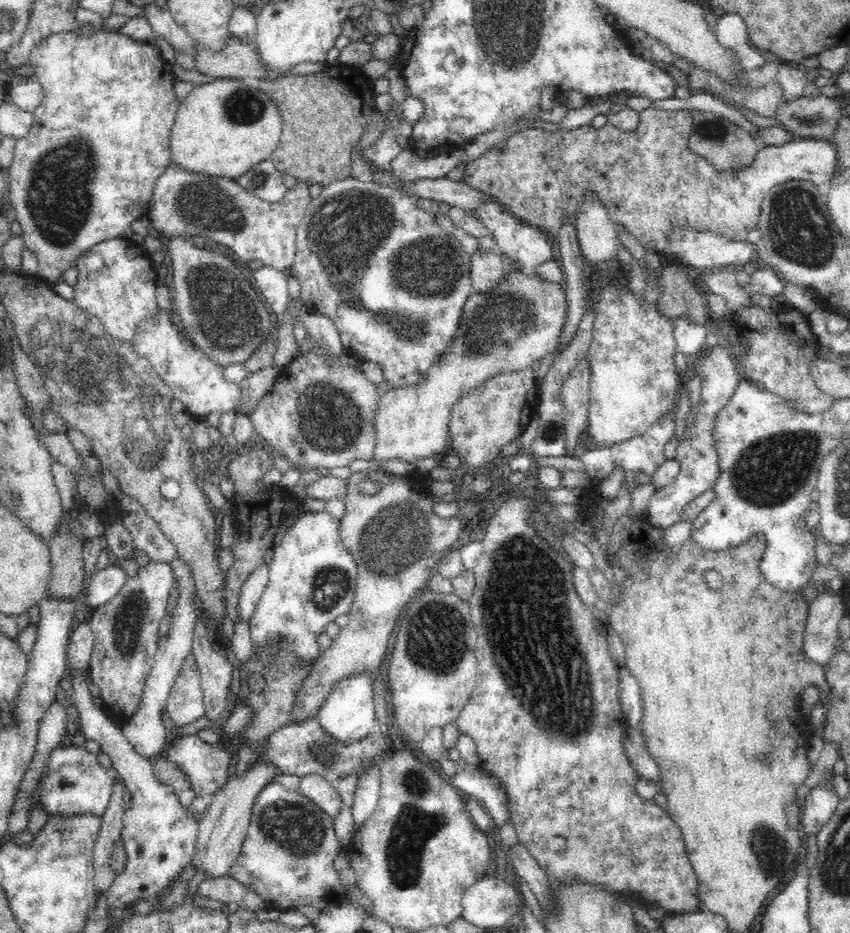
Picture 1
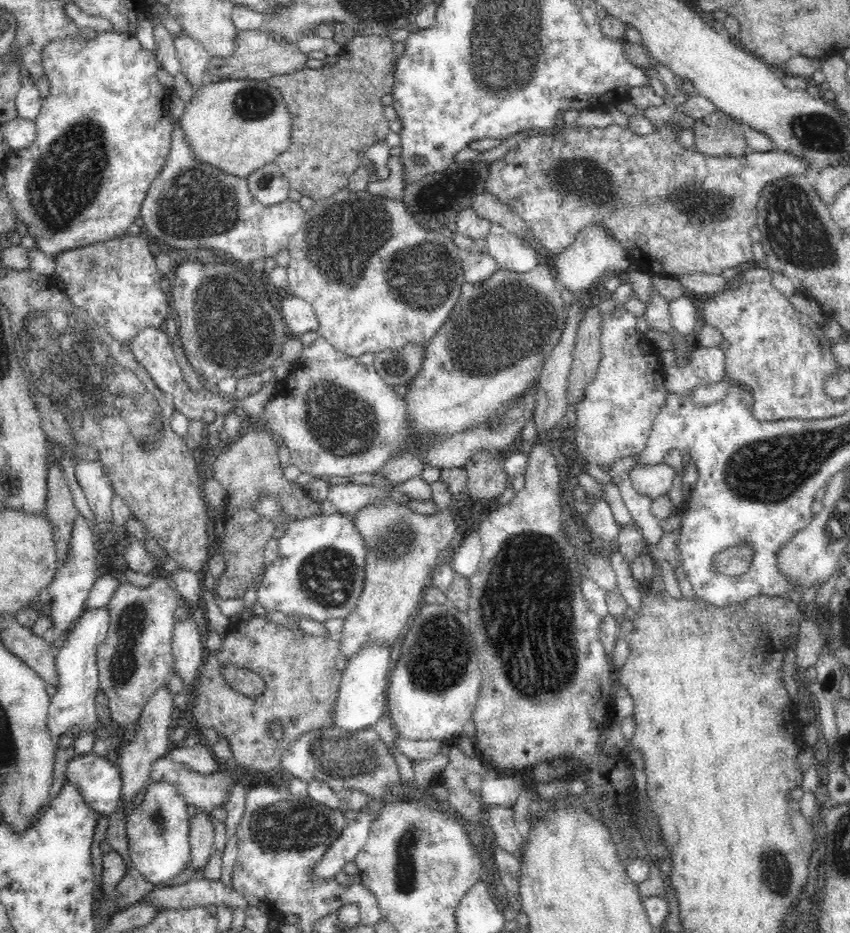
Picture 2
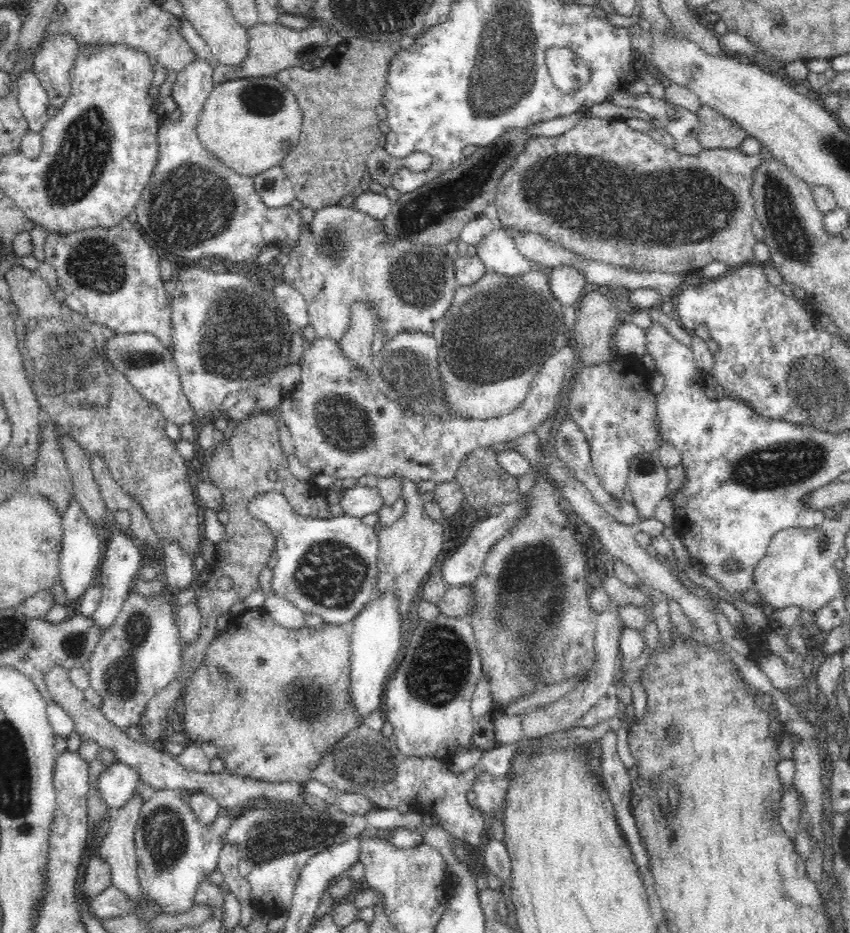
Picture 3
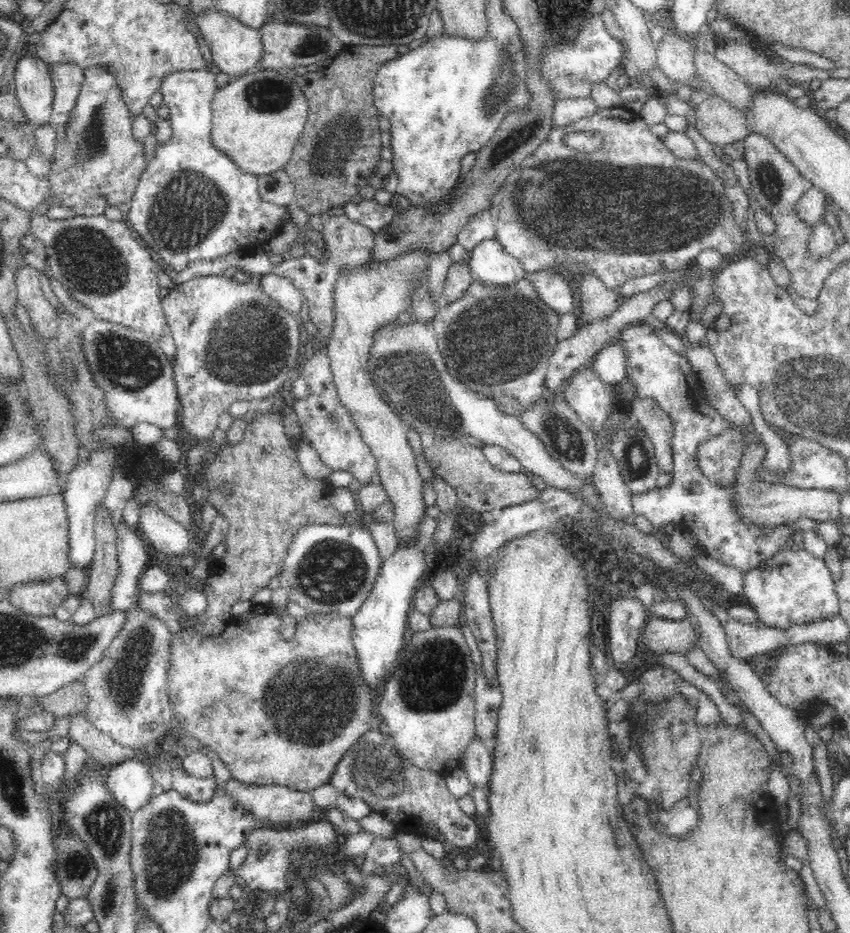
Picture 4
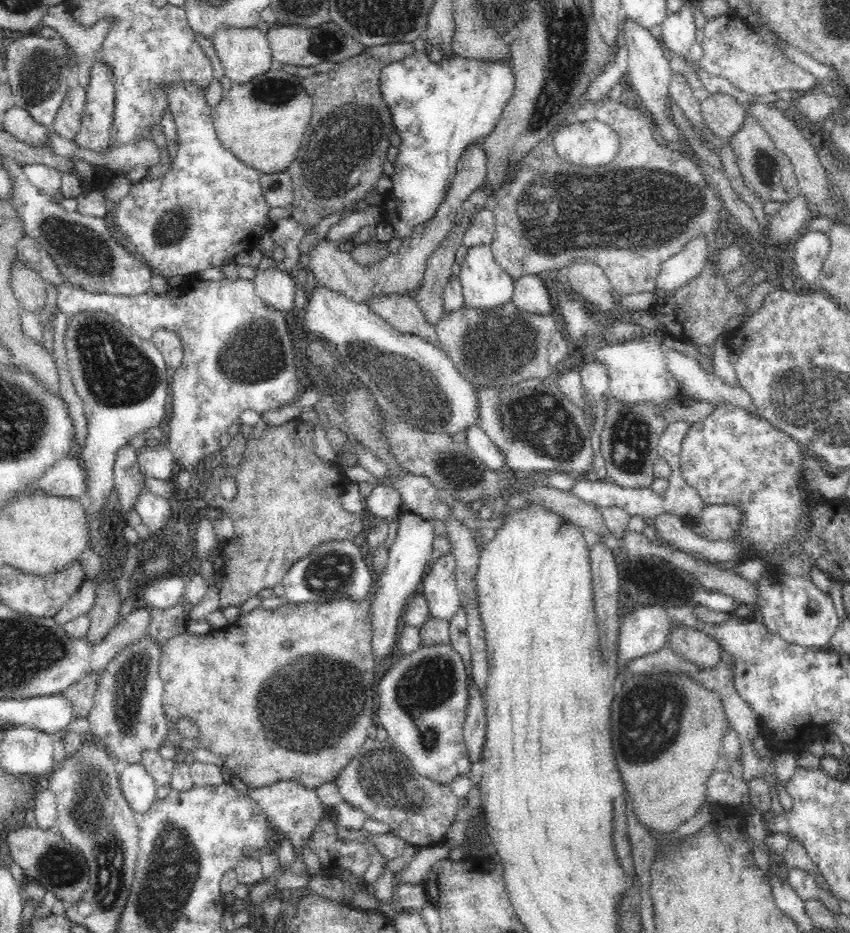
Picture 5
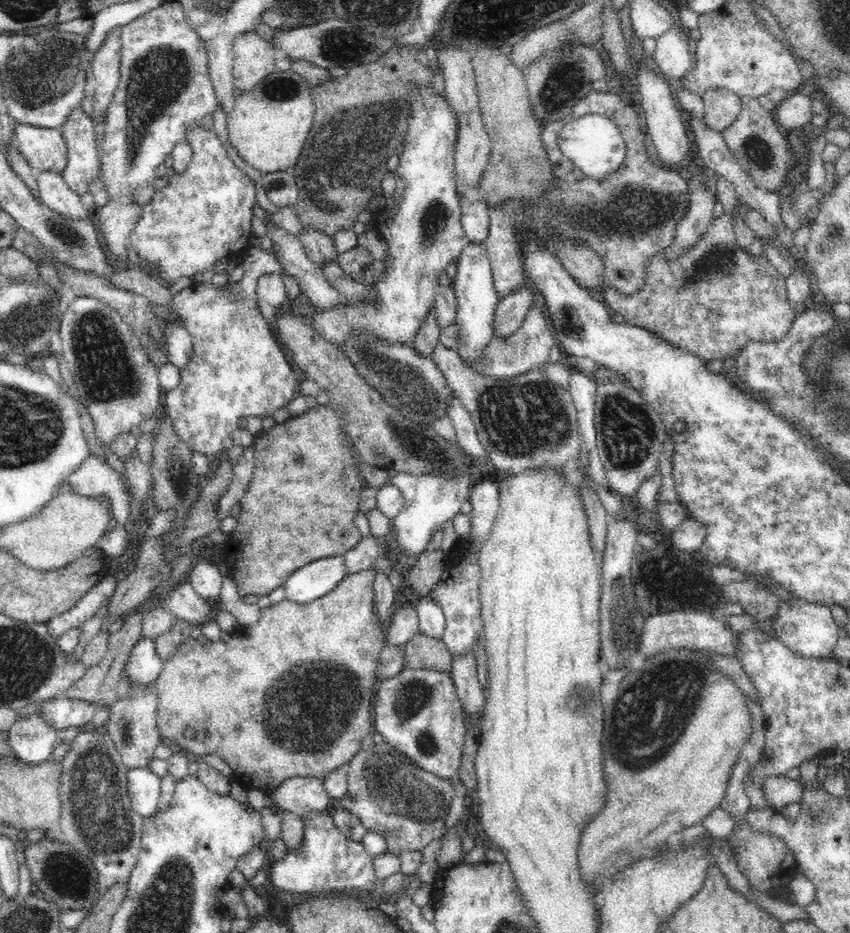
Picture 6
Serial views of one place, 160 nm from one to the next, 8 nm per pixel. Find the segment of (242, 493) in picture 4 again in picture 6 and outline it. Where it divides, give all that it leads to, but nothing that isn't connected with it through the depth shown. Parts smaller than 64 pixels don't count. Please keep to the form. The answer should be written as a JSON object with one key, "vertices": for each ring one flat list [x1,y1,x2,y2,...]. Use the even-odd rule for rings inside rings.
{"vertices":[[323,398,313,408,307,408,301,416,290,416,282,424,275,424,272,428,262,431,254,440,254,456,255,465,250,479,250,486,240,498,240,512,236,516,237,526,234,531,228,534,225,549,225,562,229,569,235,584,238,588,238,593,241,598,248,595,257,595,258,597,267,596,272,590,283,586,286,579,292,572,296,572,301,565,308,564,309,561,318,560,320,557,332,556,333,554,343,554,354,548,363,537,359,529,356,528,355,518,359,510,360,492,366,488,366,482,360,477,360,470,356,466,356,459,350,447,351,440,348,435,344,435,342,428,344,420,338,415,331,404]]}

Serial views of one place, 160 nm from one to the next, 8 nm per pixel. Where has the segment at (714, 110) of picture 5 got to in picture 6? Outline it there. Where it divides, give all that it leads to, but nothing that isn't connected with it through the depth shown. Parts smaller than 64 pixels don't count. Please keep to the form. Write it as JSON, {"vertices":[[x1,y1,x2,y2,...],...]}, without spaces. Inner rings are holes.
{"vertices":[[729,89,708,90,702,98,706,126,718,132,724,132,726,128,730,128,743,108,741,96]]}

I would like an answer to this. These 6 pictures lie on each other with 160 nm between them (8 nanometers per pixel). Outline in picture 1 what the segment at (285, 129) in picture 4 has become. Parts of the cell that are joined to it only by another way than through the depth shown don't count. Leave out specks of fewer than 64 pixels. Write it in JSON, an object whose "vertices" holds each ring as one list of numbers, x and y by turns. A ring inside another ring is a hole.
{"vertices":[[233,79,195,84,181,102,170,132,169,148,172,148,172,162,178,164,180,171,236,180,260,161,270,160,280,141,281,130,280,110,264,91,258,89,255,82]]}

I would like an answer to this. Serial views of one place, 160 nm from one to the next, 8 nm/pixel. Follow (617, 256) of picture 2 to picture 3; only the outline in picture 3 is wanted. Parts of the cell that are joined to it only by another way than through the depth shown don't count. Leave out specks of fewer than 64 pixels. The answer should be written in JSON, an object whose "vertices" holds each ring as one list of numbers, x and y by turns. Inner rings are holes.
{"vertices":[[570,263,554,266,547,270,547,275,552,294,564,307,576,304,580,299,582,289,589,288,586,273,582,269,576,269]]}

